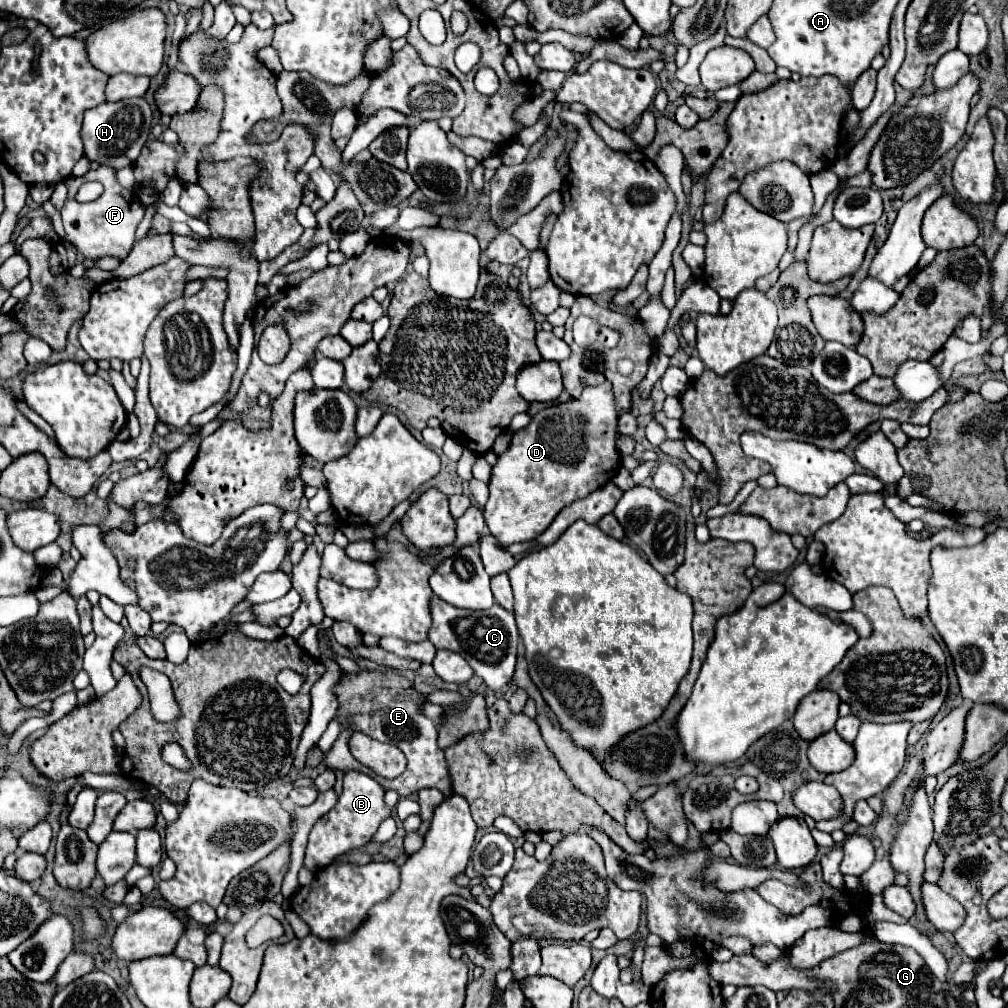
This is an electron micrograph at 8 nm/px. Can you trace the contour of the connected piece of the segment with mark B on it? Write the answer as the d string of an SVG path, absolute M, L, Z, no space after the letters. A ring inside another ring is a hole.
M346 771L338 803L330 809L330 813L322 815L322 819L318 819L310 831L304 867L310 871L320 871L326 865L330 865L336 857L366 845L374 837L378 825L388 815L390 815L390 807L386 807L386 803L384 803L382 785L366 773Z

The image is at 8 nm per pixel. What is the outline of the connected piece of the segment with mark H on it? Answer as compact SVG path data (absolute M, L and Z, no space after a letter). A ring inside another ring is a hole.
M122 99L116 103L102 103L84 113L82 125L82 141L84 151L90 161L98 161L100 165L110 165L116 171L132 165L152 129L152 109L146 99Z

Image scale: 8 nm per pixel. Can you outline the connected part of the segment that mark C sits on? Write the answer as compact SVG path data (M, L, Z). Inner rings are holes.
M432 597L430 617L432 625L428 639L436 649L450 649L460 653L470 663L474 673L482 677L484 683L494 691L500 691L510 683L518 655L518 629L510 611L502 609L500 605L494 605L486 611L466 611L446 605L446 601L438 597Z

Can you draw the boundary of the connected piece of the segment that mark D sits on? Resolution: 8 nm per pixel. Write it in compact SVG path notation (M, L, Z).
M602 383L596 387L586 387L578 401L570 399L540 411L532 417L532 423L526 429L514 433L508 451L498 455L498 463L492 467L490 499L484 507L490 535L494 535L502 547L536 539L566 505L586 497L600 485L606 485L620 469L620 455L616 451L616 421L618 417L612 389L610 385Z

